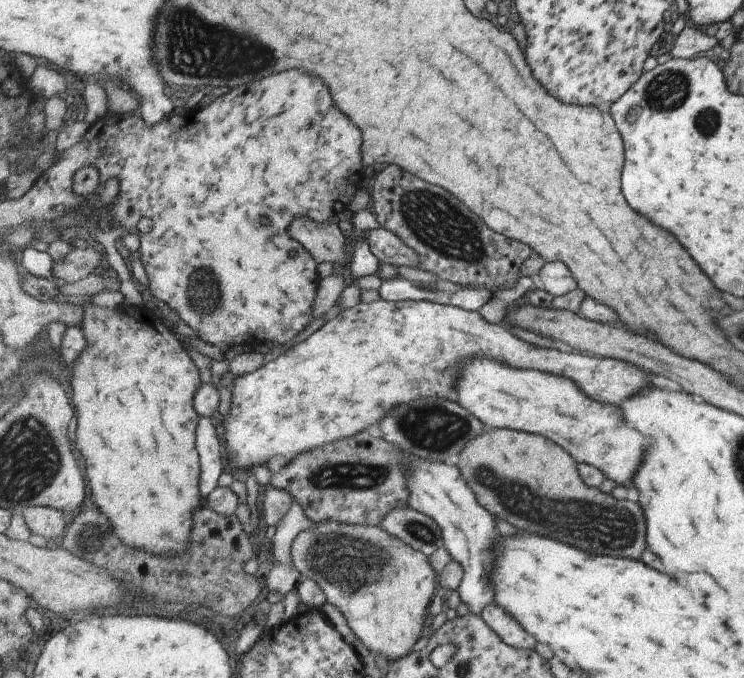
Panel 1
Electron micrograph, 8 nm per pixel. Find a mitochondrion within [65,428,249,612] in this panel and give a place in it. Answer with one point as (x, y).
(92, 535)

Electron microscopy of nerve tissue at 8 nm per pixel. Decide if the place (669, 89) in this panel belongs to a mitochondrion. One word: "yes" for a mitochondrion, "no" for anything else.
yes

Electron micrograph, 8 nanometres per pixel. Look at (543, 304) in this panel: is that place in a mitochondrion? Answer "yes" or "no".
no

